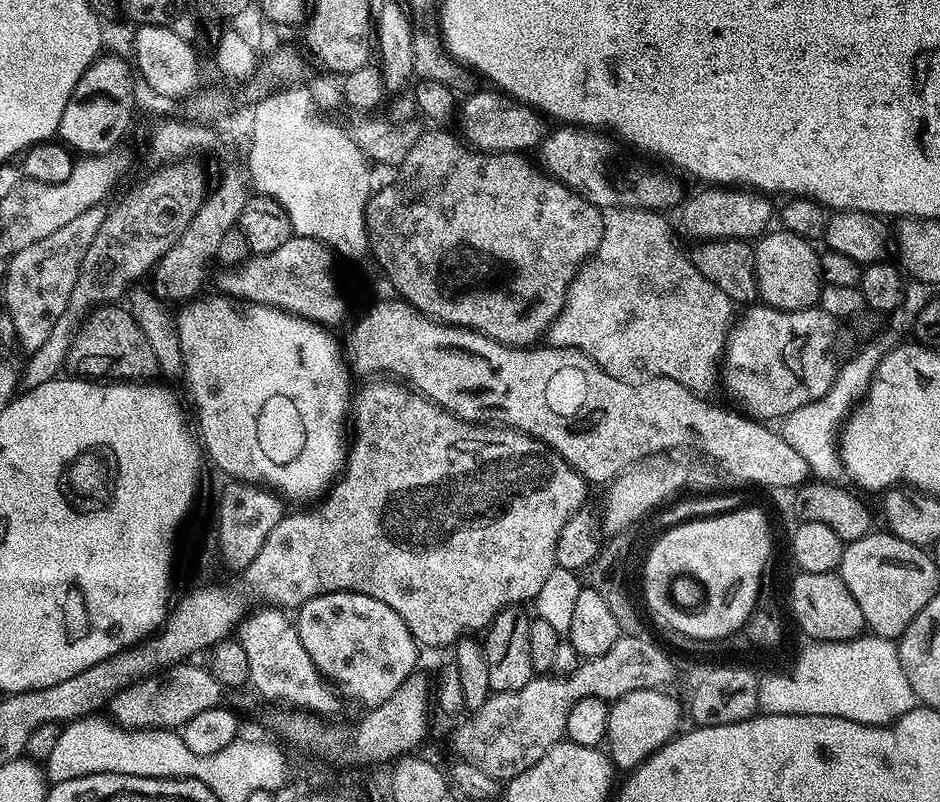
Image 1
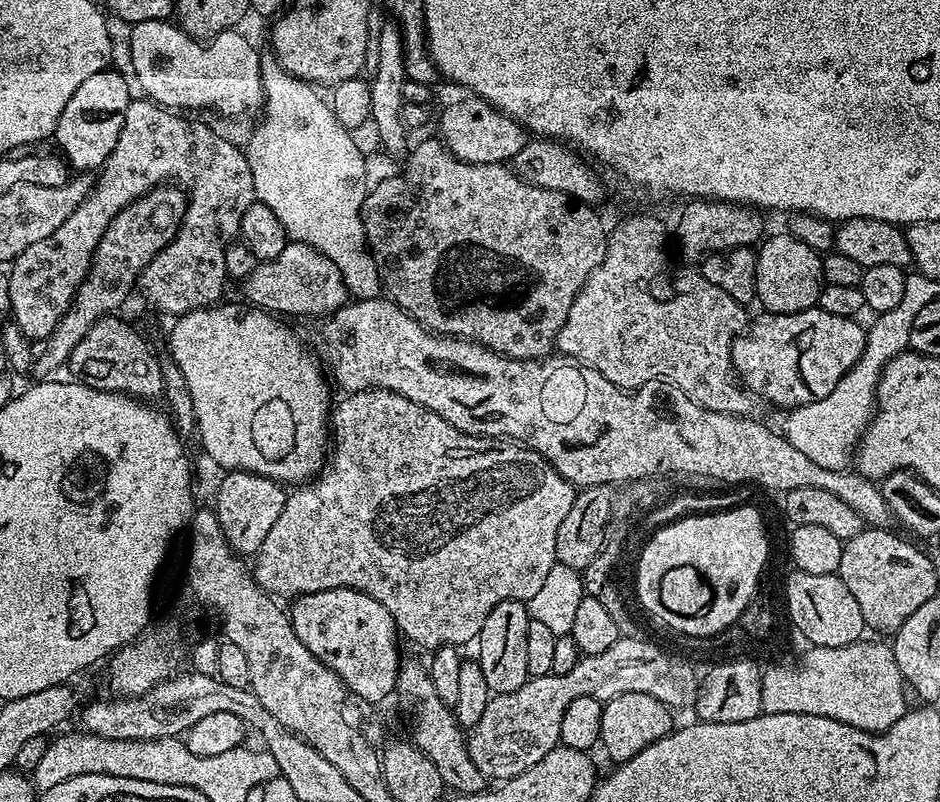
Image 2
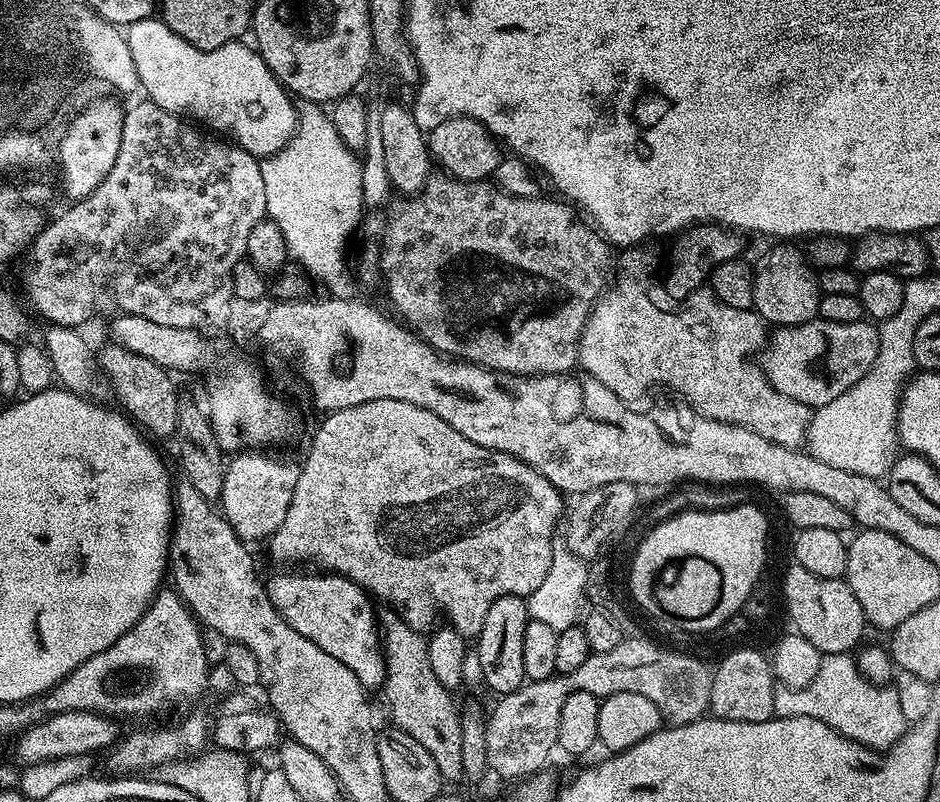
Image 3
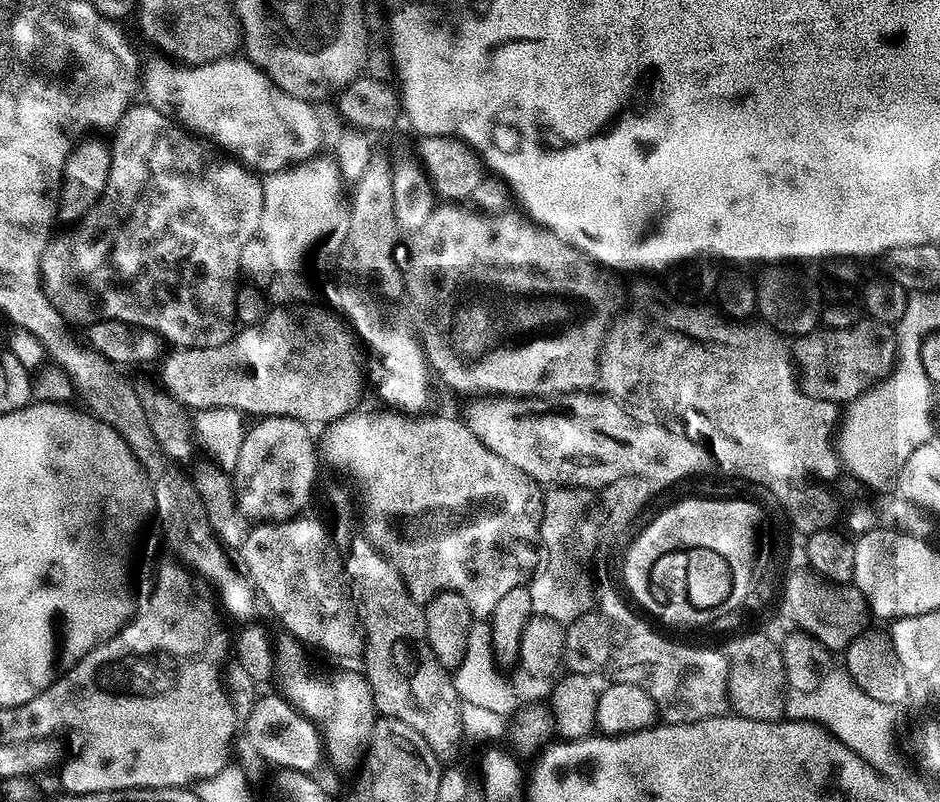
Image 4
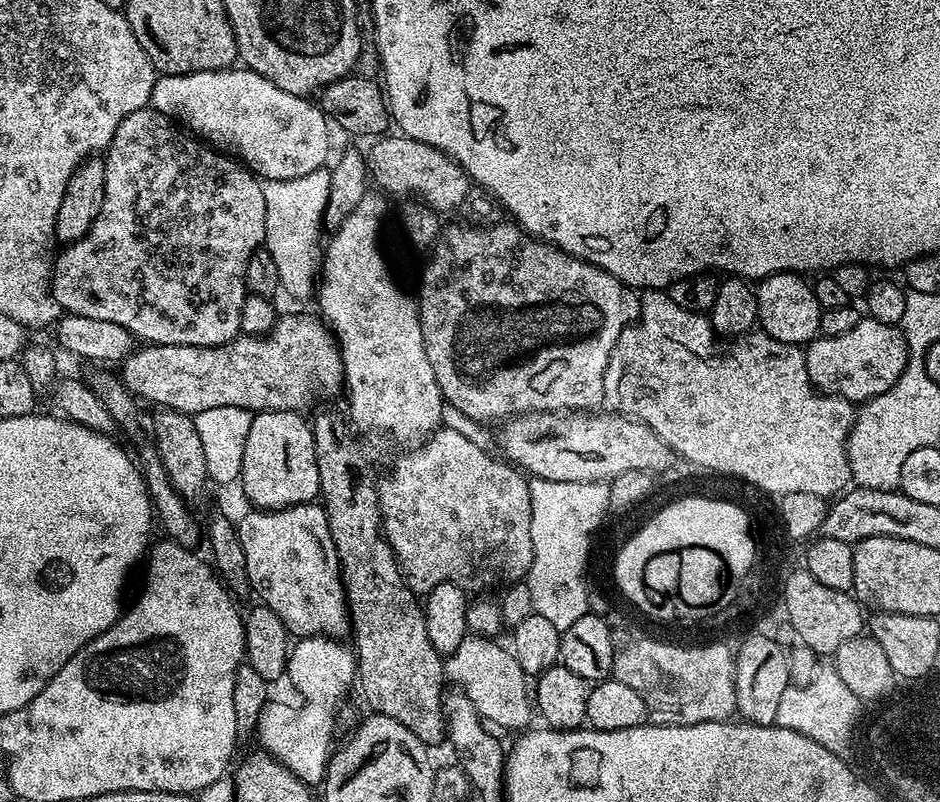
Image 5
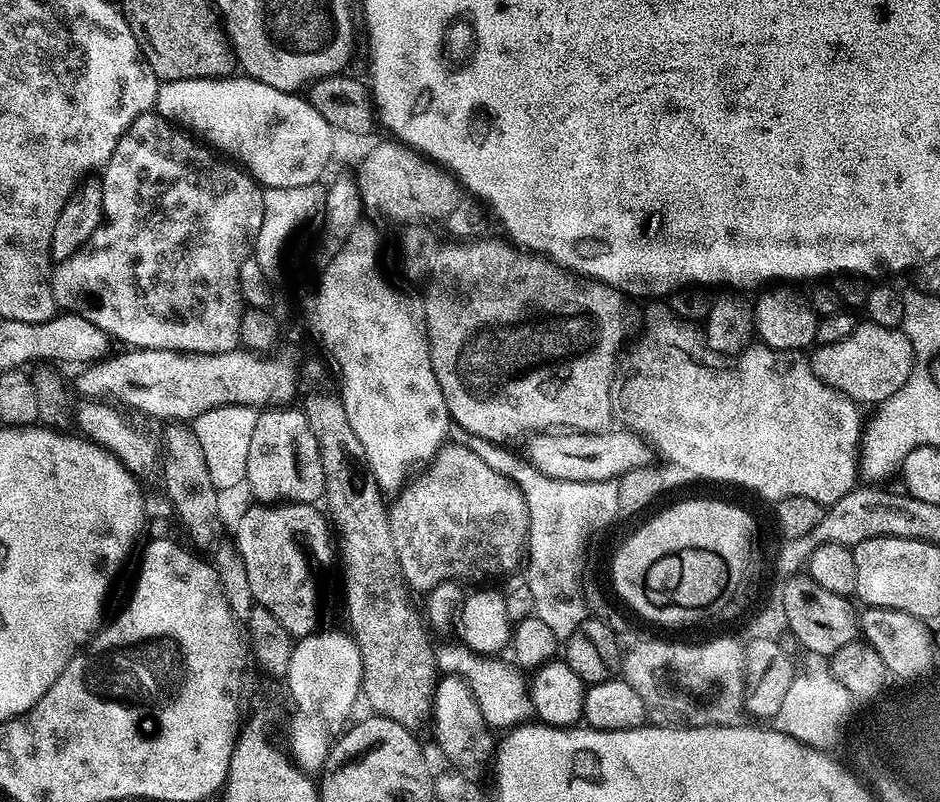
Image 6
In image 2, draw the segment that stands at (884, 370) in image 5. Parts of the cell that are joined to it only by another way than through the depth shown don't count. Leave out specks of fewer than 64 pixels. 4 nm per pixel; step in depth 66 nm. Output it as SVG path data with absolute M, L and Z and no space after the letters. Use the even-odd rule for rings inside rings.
M819 306L815 308L807 308L804 312L795 312L794 314L760 314L760 317L753 319L746 329L746 337L748 341L744 344L744 376L742 372L742 384L749 393L761 396L764 400L769 400L772 404L777 404L783 410L791 410L800 408L803 404L810 402L818 402L822 398L826 398L826 394L830 394L830 390L834 390L834 386L838 386L838 382L854 365L858 362L858 358L862 358L864 347L866 346L868 334L865 325L860 325L861 321L856 318L838 318L834 314L826 314L826 310L822 310Z

